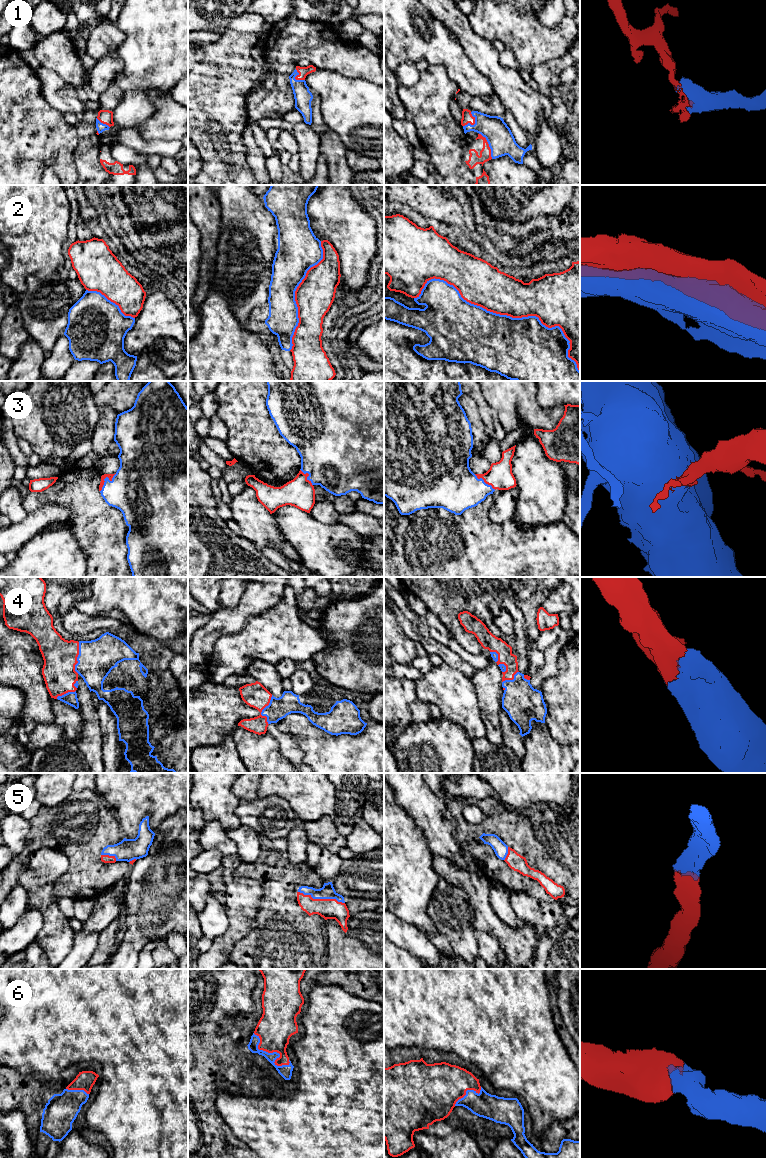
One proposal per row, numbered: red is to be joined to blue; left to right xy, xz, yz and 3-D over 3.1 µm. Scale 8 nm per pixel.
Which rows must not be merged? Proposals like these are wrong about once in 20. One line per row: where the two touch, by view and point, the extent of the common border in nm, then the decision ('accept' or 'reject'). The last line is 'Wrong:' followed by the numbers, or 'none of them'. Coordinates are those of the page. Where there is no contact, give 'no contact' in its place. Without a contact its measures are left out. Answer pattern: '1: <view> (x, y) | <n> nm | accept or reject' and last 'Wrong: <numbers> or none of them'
1: yz (489, 145) | 240 nm | accept
2: yz (506, 315) | 1450 nm | reject
3: xy (104, 479) | 200 nm | accept
4: xz (262, 711) | 240 nm | accept
5: xz (321, 898) | 380 nm | accept
6: xz (273, 1052) | 380 nm | accept
Wrong: 2

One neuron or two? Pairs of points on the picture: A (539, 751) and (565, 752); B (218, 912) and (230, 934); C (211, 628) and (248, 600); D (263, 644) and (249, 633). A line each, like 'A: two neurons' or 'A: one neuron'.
A: one neuron
B: two neurons
C: one neuron
D: one neuron

